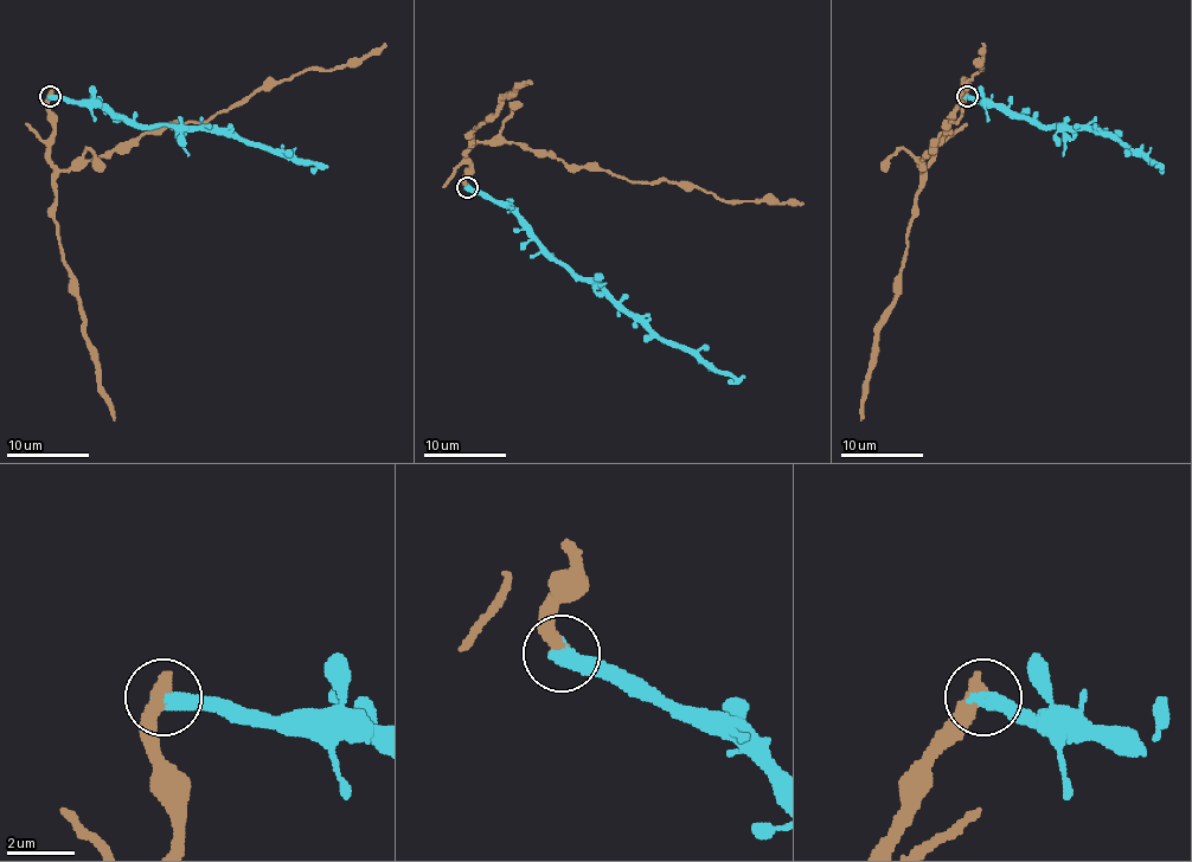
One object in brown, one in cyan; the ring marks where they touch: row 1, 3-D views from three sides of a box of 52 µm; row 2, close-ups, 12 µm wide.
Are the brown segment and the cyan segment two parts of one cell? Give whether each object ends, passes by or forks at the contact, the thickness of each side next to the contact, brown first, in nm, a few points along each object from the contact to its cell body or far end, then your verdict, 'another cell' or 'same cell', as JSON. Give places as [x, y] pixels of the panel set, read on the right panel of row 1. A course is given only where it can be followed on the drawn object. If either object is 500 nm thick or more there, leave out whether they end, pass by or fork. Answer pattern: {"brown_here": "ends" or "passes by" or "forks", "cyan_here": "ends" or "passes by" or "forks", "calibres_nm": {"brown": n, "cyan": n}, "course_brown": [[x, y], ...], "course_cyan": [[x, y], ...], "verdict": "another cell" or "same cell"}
{"calibres_nm": {"brown": 500, "cyan": 500}, "course_brown": [[968, 97], [933, 160], [921, 168], [931, 143], [962, 115], [960, 97], [966, 83], [980, 70], [985, 45]], "course_cyan": [[968, 97], [1005, 105], [1039, 126], [1100, 128], [1159, 165], [1154, 167]], "verdict": "another cell"}

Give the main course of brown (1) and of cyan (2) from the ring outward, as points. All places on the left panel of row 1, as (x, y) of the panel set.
1: (50, 97), (50, 160), (81, 168), (152, 129), (206, 121), (308, 68), (356, 66), (386, 45)
2: (50, 97), (106, 105), (140, 126), (224, 128), (244, 140), (277, 148), (302, 162), (327, 167)

